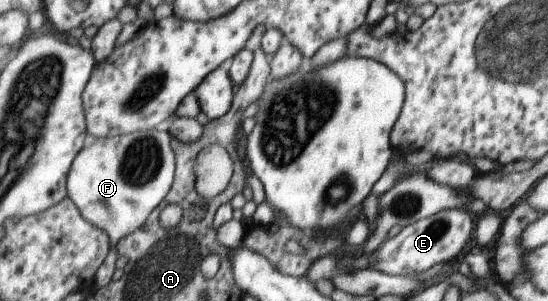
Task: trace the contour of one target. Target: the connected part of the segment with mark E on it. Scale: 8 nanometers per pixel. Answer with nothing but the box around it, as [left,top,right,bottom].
[367,208,473,276]

